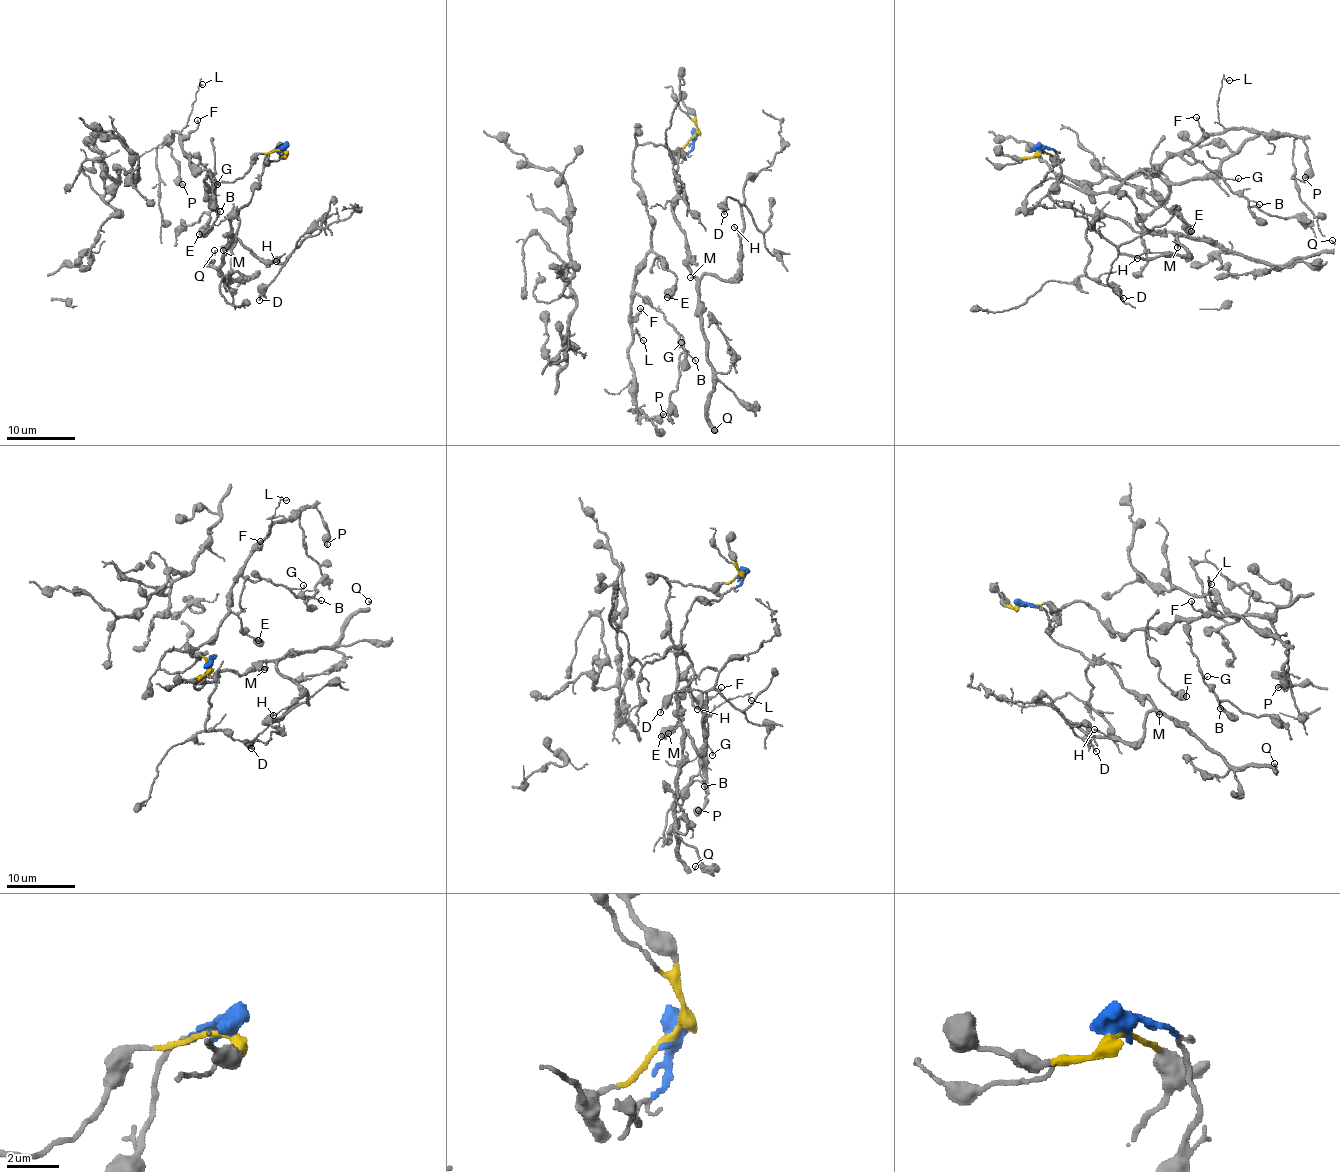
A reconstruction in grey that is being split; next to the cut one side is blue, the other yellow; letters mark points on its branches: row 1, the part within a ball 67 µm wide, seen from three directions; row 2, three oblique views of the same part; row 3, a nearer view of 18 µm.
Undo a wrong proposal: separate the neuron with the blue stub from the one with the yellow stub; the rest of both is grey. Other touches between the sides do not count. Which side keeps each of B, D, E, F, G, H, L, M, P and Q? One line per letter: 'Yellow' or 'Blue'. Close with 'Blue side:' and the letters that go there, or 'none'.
B: Yellow
D: Blue
E: Yellow
F: Yellow
G: Yellow
H: Blue
L: Yellow
M: Blue
P: Yellow
Q: Blue
Blue side: D, H, M, Q

